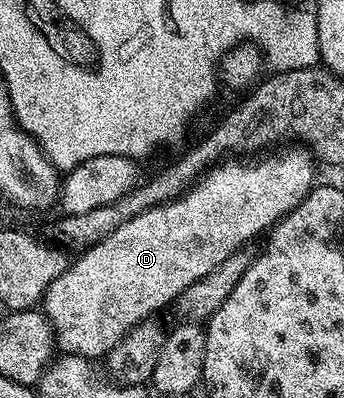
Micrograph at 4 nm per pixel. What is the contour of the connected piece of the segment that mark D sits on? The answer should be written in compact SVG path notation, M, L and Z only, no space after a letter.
M284 146L269 151L263 158L252 158L249 164L240 160L243 159L225 159L209 168L176 200L130 218L130 222L118 226L118 230L102 242L83 249L82 254L77 255L80 257L77 260L75 257L68 269L50 282L42 301L42 311L52 324L61 353L89 358L107 357L108 352L136 324L155 317L155 312L167 304L169 307L178 294L186 290L186 286L194 286L198 278L206 278L206 274L222 266L230 254L248 246L255 236L263 237L275 228L276 223L296 209L314 187L312 179L316 176L317 161L307 147Z

